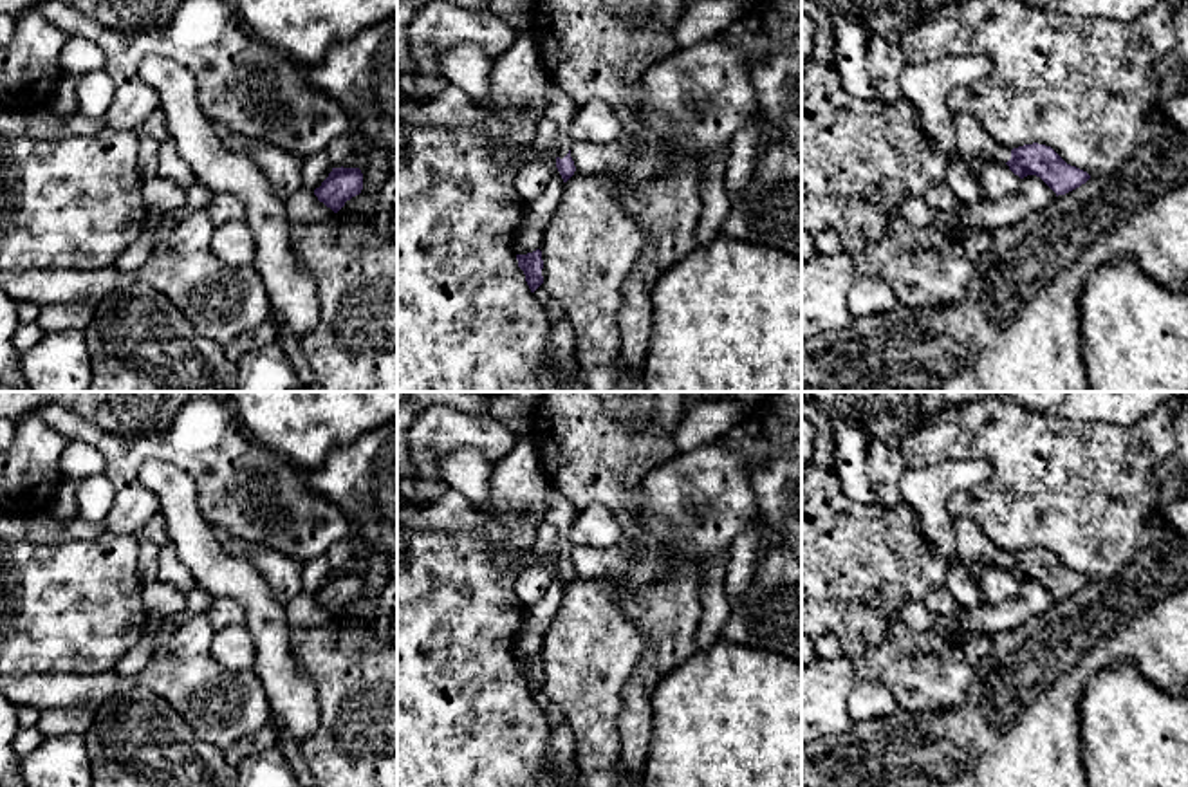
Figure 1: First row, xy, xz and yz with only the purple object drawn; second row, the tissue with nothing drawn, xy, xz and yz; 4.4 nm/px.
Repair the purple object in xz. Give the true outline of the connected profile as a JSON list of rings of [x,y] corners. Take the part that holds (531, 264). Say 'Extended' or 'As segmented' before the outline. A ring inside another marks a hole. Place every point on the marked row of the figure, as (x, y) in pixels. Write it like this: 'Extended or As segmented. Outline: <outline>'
As segmented. Outline: [[[536,249],[536,251],[527,253],[527,255],[516,255],[516,260],[518,260],[518,267],[525,274],[525,282],[527,282],[531,292],[534,292],[543,283],[543,276],[542,276],[542,269],[543,269],[542,251]]]

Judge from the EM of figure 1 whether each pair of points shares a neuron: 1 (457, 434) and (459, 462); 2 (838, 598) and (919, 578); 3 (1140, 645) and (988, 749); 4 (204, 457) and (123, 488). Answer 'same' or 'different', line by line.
1: different
2: same
3: same
4: same

